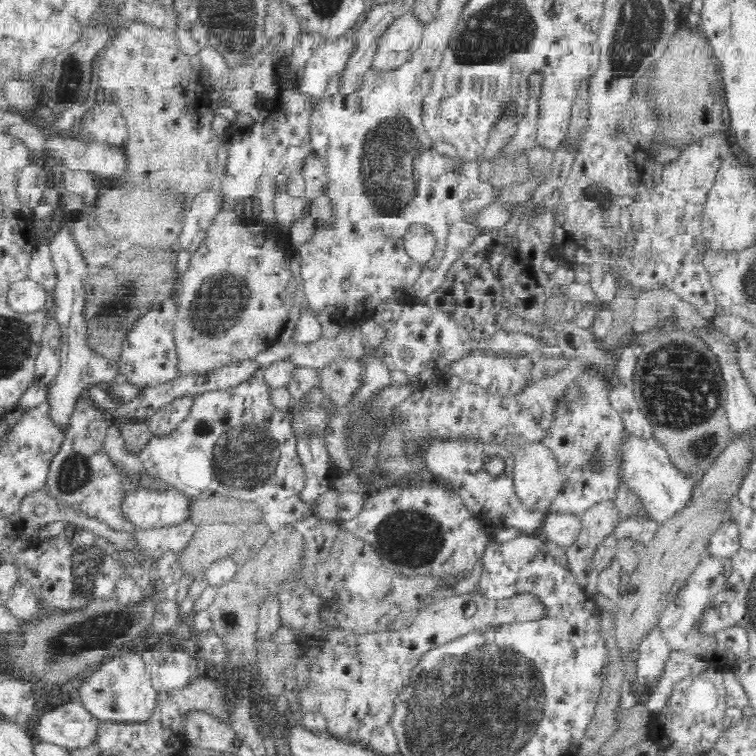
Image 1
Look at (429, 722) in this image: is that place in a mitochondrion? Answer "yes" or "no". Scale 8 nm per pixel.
yes

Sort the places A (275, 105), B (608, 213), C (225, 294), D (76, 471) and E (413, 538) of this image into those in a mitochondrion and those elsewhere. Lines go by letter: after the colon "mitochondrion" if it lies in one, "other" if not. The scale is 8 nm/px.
A: other
B: mitochondrion
C: mitochondrion
D: mitochondrion
E: mitochondrion

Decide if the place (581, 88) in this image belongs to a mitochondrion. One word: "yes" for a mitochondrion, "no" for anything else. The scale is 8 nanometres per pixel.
no

